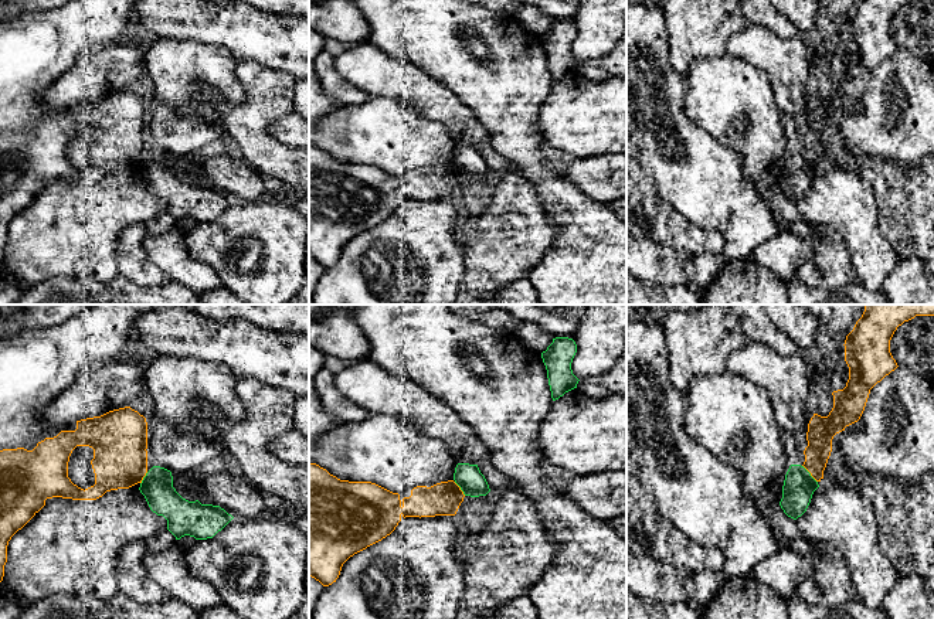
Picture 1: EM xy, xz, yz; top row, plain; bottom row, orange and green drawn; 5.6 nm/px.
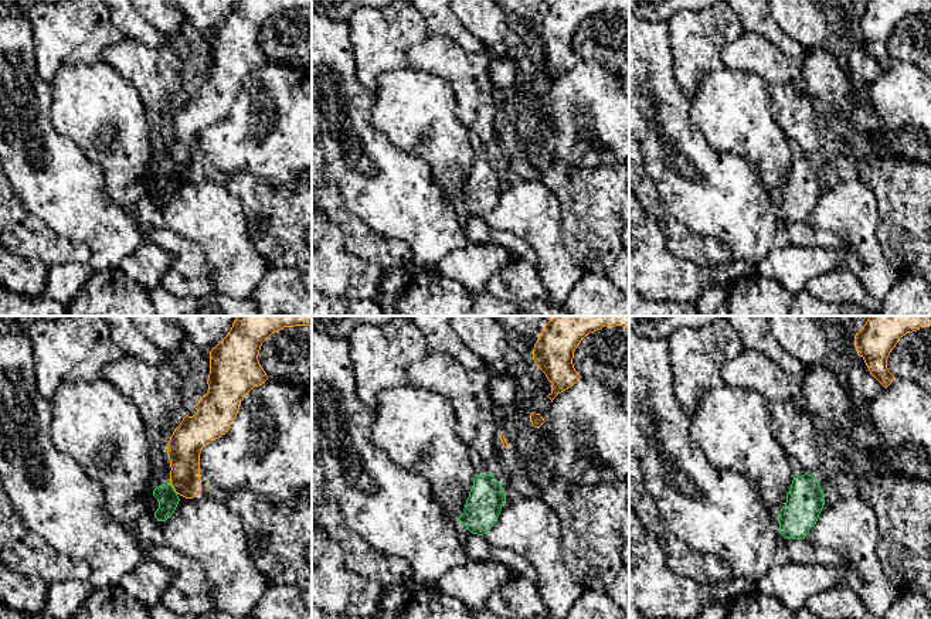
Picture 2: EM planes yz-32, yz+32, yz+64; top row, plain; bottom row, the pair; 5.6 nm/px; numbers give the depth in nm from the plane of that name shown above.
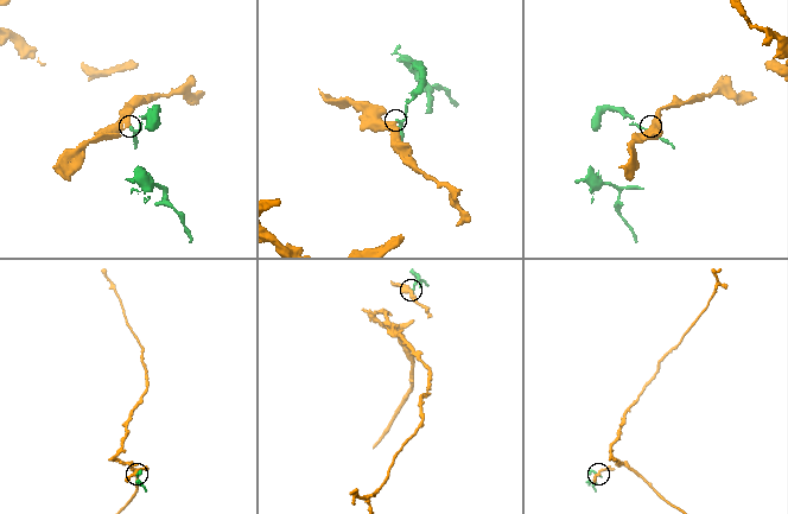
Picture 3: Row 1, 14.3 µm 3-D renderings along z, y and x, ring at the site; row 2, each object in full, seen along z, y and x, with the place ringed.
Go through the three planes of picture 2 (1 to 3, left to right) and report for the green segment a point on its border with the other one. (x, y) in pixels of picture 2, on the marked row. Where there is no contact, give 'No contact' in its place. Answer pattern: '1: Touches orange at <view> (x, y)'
1: Touches orange at yz-32 (173, 487)
2: No contact
3: No contact

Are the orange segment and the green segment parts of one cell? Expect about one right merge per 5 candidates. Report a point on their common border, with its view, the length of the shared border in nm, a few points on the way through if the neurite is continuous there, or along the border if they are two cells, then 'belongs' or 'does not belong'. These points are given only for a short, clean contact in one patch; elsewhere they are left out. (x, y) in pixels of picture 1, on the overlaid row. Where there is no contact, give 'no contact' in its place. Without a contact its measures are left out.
meets orange in yz at (809, 472); contact 130 nm long; border along yz (802, 465), (817, 482); does not belong

